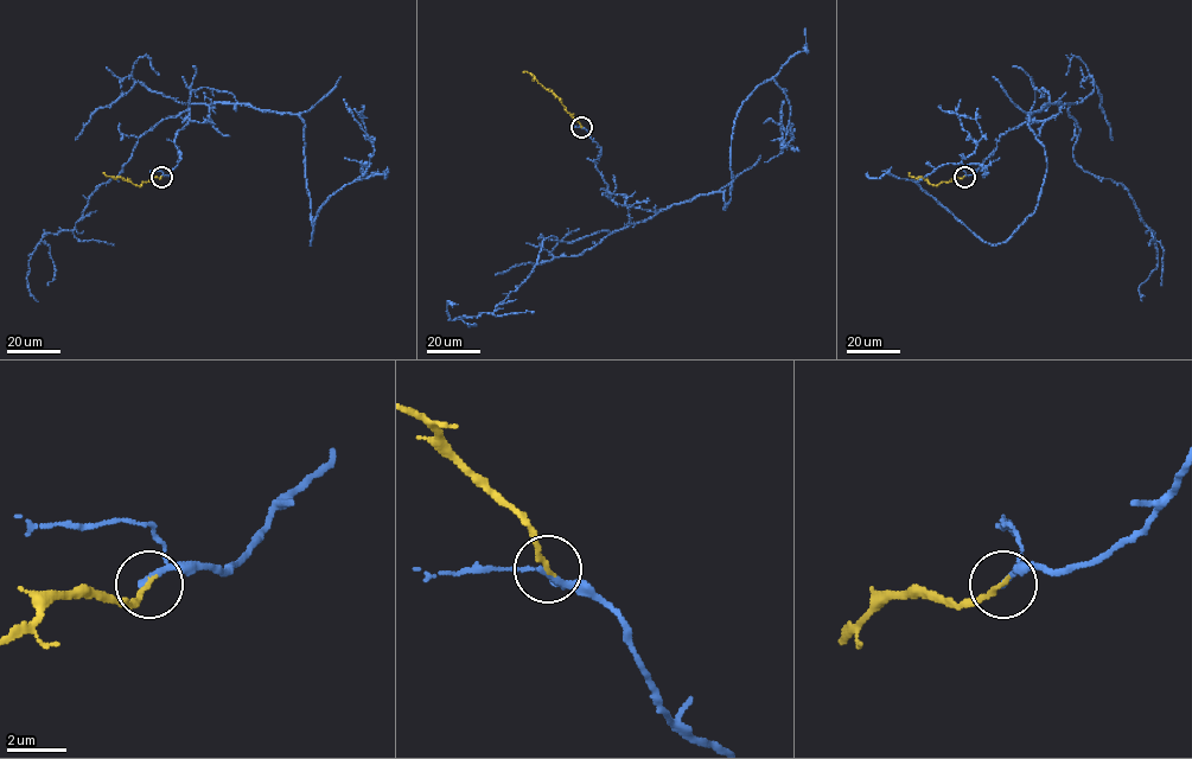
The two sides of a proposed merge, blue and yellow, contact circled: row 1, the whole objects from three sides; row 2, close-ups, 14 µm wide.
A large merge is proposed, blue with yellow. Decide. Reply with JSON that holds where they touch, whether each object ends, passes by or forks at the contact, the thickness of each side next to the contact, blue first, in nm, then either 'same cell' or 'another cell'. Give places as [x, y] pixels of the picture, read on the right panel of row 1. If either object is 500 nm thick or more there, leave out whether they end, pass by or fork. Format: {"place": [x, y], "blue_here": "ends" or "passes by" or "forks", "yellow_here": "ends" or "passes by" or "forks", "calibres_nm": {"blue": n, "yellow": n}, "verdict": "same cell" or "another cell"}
{"place": [964, 177], "blue_here": "ends", "yellow_here": "ends", "calibres_nm": {"blue": 190, "yellow": 170}, "verdict": "same cell"}

